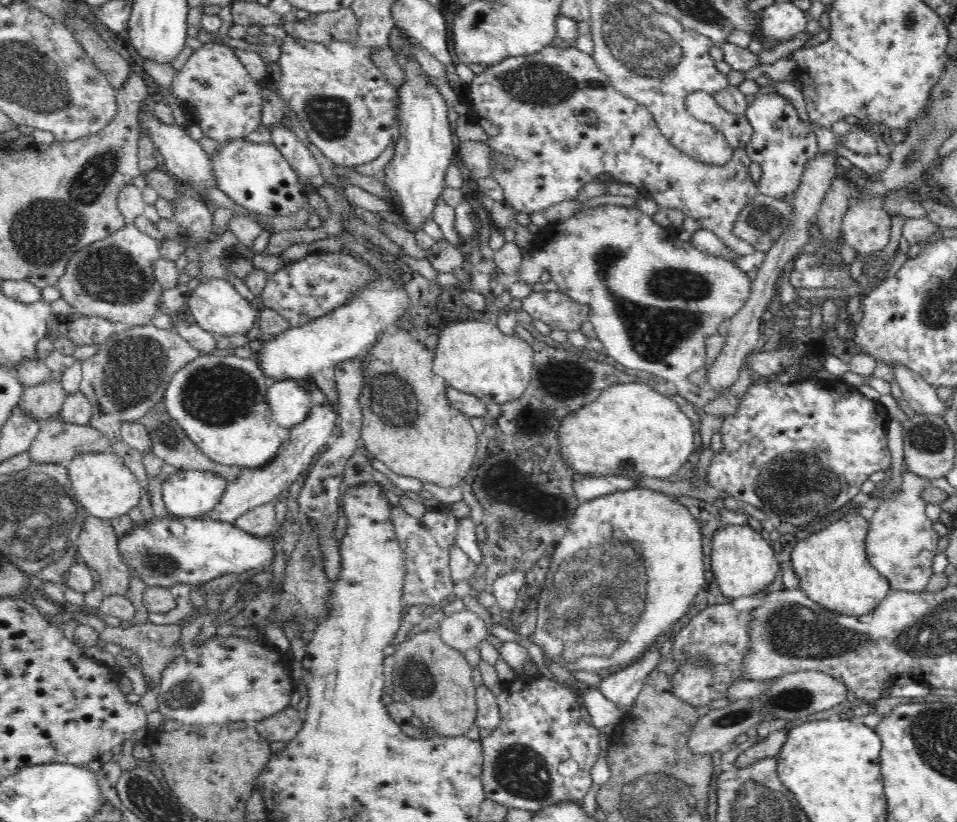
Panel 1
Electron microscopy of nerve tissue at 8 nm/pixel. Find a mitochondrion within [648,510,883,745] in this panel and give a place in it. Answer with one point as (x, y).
(795, 698)

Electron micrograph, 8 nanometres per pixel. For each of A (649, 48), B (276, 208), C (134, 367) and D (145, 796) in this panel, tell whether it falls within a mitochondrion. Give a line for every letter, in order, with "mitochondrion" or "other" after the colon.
A: mitochondrion
B: other
C: mitochondrion
D: mitochondrion

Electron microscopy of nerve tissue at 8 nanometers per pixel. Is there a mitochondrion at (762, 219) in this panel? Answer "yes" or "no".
yes

